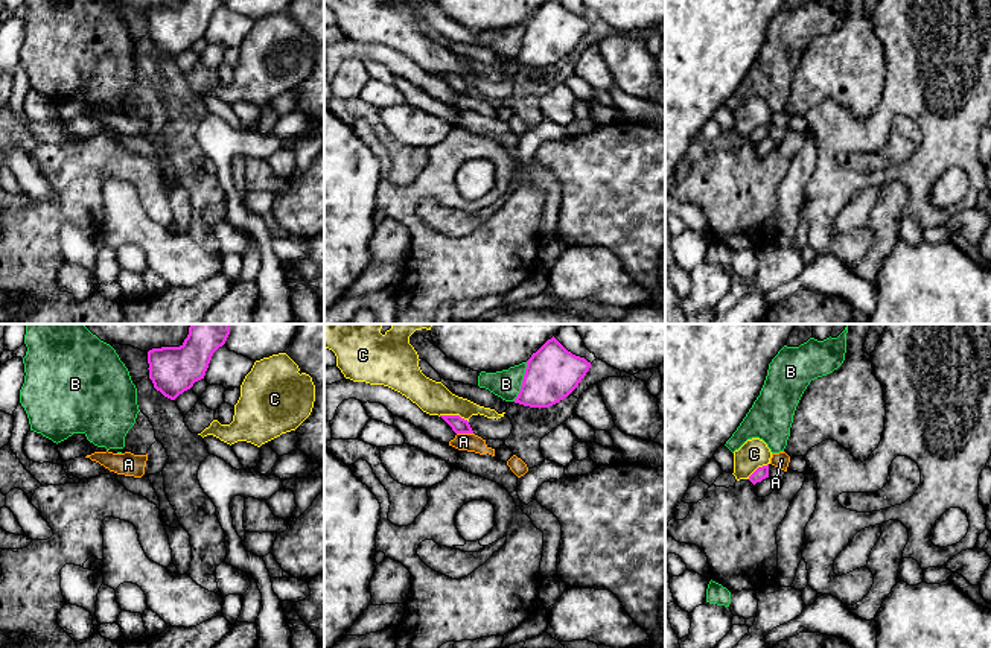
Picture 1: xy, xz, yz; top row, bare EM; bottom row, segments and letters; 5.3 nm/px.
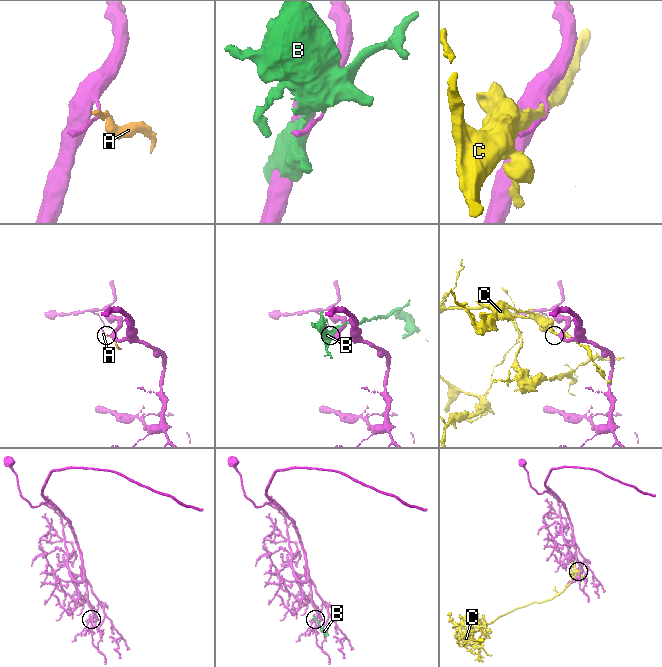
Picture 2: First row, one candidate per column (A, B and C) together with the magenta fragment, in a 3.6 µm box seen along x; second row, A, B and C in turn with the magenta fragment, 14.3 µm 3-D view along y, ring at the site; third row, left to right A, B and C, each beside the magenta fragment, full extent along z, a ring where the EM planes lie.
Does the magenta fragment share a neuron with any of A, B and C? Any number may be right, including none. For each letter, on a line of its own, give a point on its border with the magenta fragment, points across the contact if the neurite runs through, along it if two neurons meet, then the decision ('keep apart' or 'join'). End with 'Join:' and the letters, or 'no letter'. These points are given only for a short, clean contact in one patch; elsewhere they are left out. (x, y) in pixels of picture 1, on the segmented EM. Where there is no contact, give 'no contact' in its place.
A: contact xz (465, 432); border xz (457, 432), (472, 434); keep apart
B: contact xz (522, 382); keep apart
C: contact xz (454, 416); keep apart
Join: no letter

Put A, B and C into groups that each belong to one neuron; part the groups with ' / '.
A / B / C

